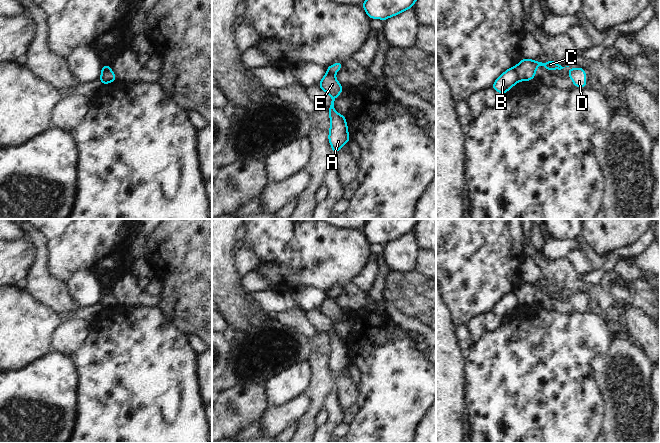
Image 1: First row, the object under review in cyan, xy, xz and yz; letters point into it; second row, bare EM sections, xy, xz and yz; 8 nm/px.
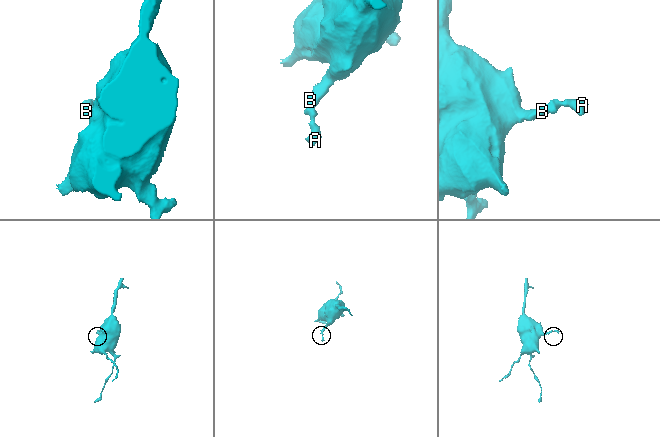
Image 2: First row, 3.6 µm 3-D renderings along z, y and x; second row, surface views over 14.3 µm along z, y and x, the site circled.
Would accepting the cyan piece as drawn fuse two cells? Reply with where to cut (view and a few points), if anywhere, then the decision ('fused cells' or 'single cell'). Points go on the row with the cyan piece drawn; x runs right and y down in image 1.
cut in yz along (513, 66), (519, 80); fused cells

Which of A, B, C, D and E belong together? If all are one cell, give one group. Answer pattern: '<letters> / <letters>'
A C D E / B

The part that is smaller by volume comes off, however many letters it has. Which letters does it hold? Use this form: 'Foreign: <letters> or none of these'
Foreign: A, C, D, E.

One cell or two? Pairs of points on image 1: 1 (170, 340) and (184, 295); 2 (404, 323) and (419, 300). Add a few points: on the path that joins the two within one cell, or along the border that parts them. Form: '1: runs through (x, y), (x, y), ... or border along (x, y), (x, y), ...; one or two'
1: border along (159, 307), (163, 316), (185, 334); two
2: border along (389, 303), (403, 313), (419, 319), (425, 325); two

